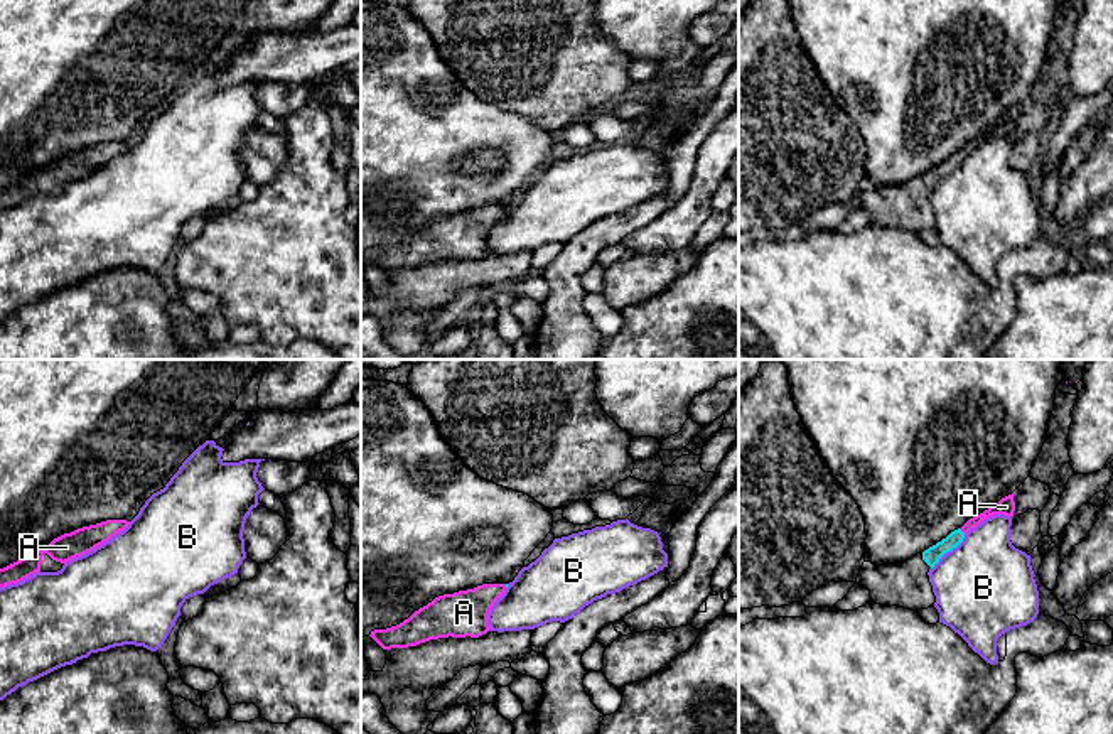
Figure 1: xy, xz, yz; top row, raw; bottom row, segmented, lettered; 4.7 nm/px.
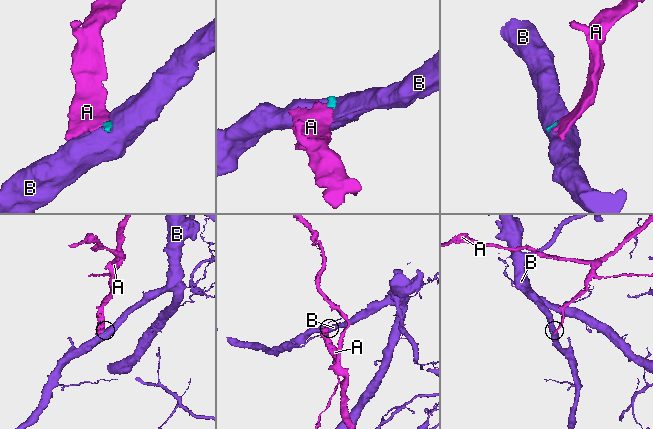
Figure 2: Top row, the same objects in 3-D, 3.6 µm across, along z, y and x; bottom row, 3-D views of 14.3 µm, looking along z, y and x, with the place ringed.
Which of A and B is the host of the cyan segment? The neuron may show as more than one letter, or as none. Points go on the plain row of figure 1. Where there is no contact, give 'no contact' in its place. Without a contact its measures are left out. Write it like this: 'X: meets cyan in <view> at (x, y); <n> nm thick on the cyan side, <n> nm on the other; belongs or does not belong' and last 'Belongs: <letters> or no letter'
A: meets cyan in yz at (960, 152); 80 nm thick on the cyan side, 80 nm on the other; belongs
B: meets cyan in yz at (948, 172); 80 nm thick on the cyan side, 480 nm on the other; does not belong
Belongs: A

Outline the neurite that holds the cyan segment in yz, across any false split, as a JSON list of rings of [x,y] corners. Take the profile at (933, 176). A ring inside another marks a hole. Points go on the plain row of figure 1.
[[[1012,115],[983,135],[970,140],[961,150],[951,154],[946,160],[922,175],[897,186],[877,187],[863,184],[855,204],[870,213],[870,224],[880,228],[897,228],[916,235],[934,229],[936,218],[928,194],[944,175],[956,170],[963,164],[965,157],[983,142],[993,137],[1014,138],[1014,133],[1015,123]]]

